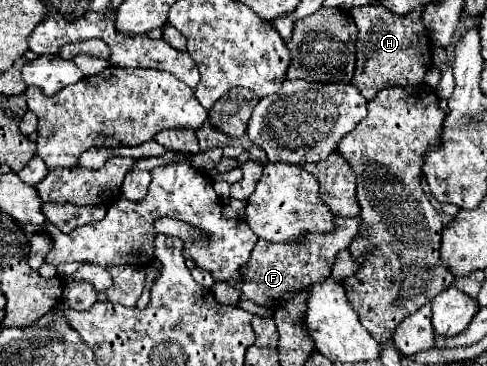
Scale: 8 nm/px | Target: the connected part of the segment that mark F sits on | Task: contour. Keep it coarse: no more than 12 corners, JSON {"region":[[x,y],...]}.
{"region":[[358,219],[294,243],[258,239],[228,283],[268,311],[330,277]]}

